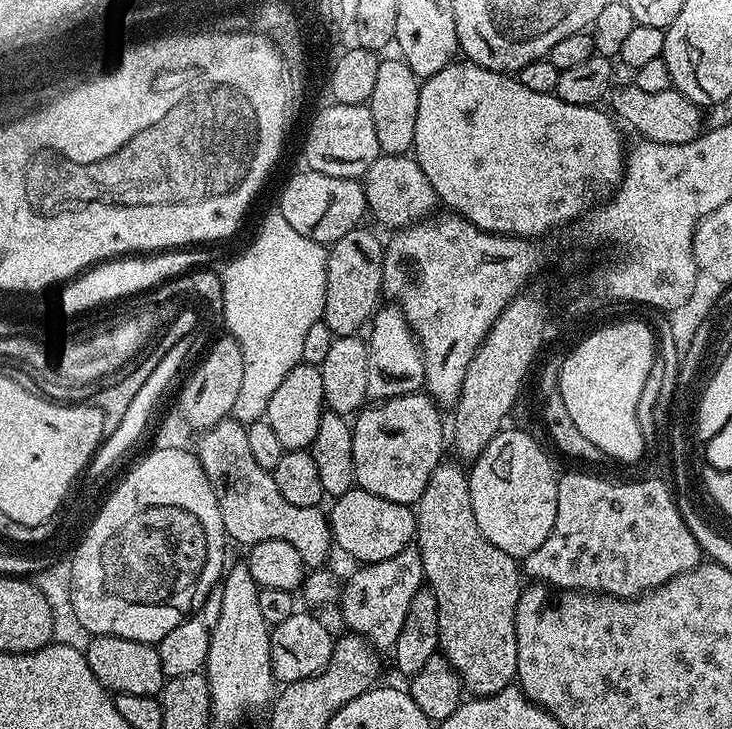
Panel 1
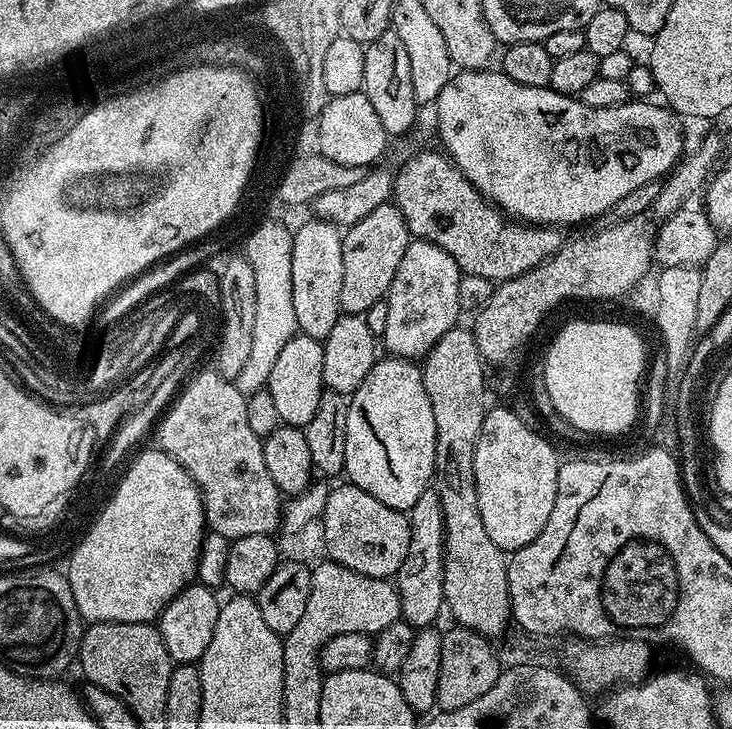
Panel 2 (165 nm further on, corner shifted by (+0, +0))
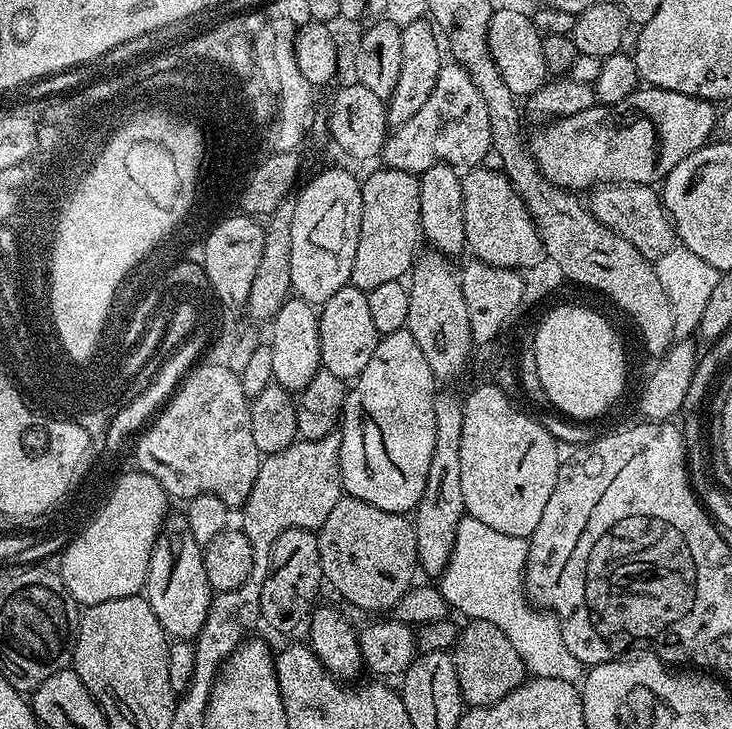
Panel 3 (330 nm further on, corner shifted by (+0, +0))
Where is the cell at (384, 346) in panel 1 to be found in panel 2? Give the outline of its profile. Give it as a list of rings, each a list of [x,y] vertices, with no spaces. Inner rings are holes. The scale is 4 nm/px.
[[[413,239],[394,270],[394,282],[386,297],[386,330],[382,337],[385,353],[415,361],[427,356],[442,334],[457,327],[460,316],[460,280],[458,262],[429,240]]]

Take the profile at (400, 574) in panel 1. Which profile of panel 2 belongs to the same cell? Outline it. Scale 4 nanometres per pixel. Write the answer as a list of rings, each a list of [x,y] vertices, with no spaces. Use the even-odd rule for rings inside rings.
[[[430,486],[414,502],[410,509],[412,533],[410,550],[406,562],[396,571],[395,579],[400,589],[400,615],[407,624],[419,630],[435,625],[440,612],[445,611],[444,603],[444,519],[442,506],[435,487]]]

